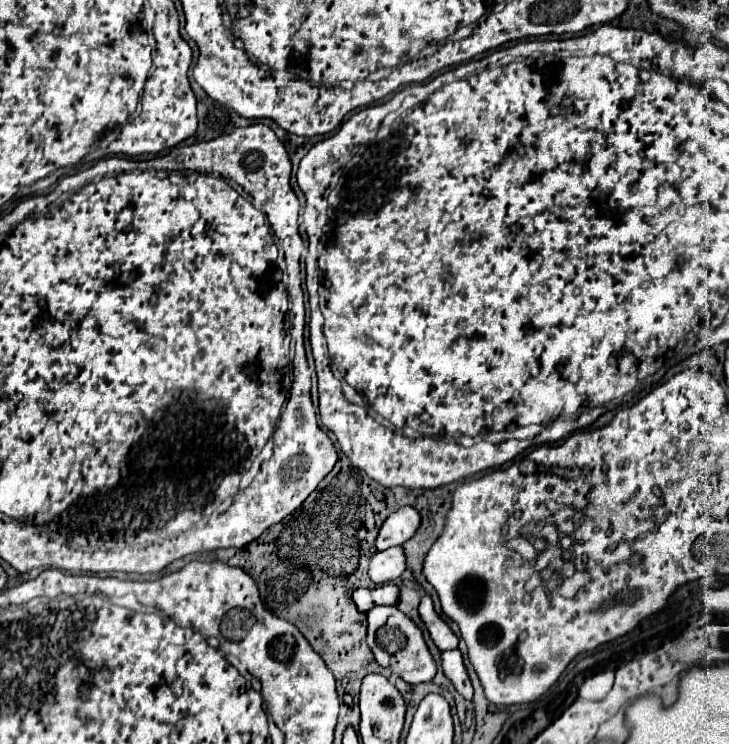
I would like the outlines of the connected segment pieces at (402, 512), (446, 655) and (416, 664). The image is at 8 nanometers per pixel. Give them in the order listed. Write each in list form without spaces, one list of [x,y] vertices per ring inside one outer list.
[[[414,507],[398,509],[378,529],[376,551],[384,551],[388,547],[402,545],[416,533],[416,529],[418,529],[418,511],[414,511]]]
[[[458,649],[454,651],[444,651],[442,653],[442,669],[444,675],[450,679],[450,683],[454,685],[454,689],[464,697],[464,699],[472,699],[472,685],[466,673],[466,667],[462,663],[462,655]]]
[[[374,607],[366,613],[368,633],[366,641],[380,667],[388,667],[410,685],[428,683],[436,675],[436,663],[424,643],[422,631],[396,607]]]

